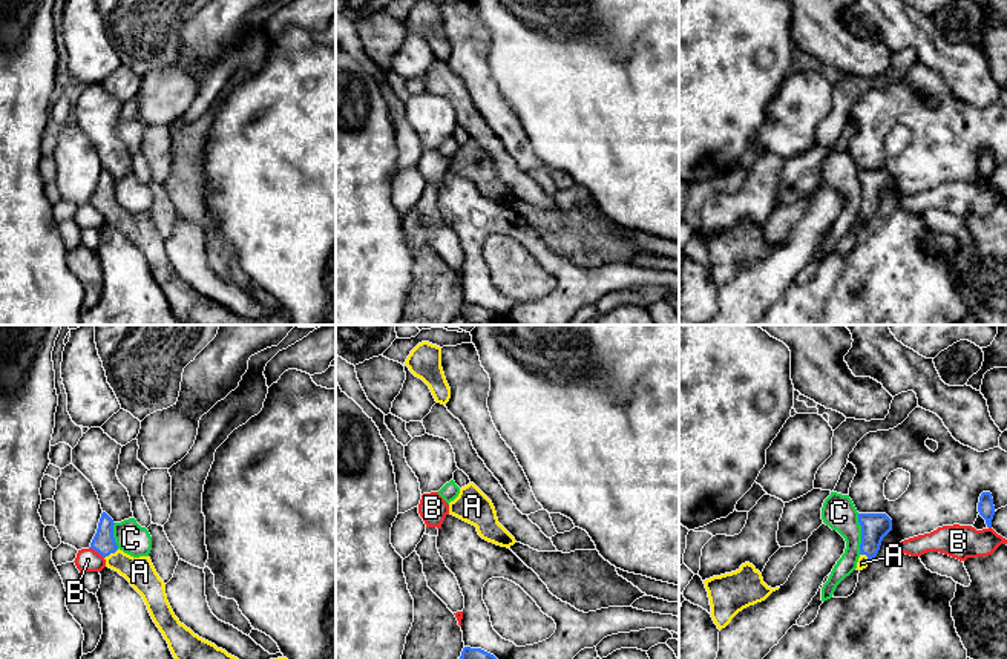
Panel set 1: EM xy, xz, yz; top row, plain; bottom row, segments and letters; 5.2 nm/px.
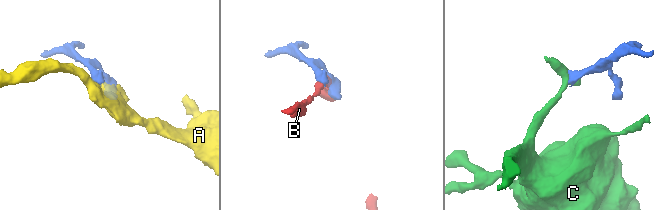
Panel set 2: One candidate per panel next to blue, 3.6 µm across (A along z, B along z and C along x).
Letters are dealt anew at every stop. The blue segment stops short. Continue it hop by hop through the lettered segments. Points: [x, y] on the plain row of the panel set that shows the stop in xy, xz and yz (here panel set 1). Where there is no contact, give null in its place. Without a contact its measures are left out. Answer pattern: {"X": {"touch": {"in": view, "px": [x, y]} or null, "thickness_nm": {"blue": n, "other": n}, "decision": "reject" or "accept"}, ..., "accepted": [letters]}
{"A": {"touch": {"in": "xy", "px": [111, 209]}, "thickness_nm": {"blue": 120, "other": 160}, "decision": "accept"}, "B": {"touch": {"in": "xy", "px": [97, 207]}, "thickness_nm": {"blue": 120, "other": 120}, "decision": "reject"}, "C": {"touch": {"in": "yz", "px": [862, 190]}, "thickness_nm": {"blue": 140, "other": 180}, "decision": "reject"}, "accepted": ["A"]}

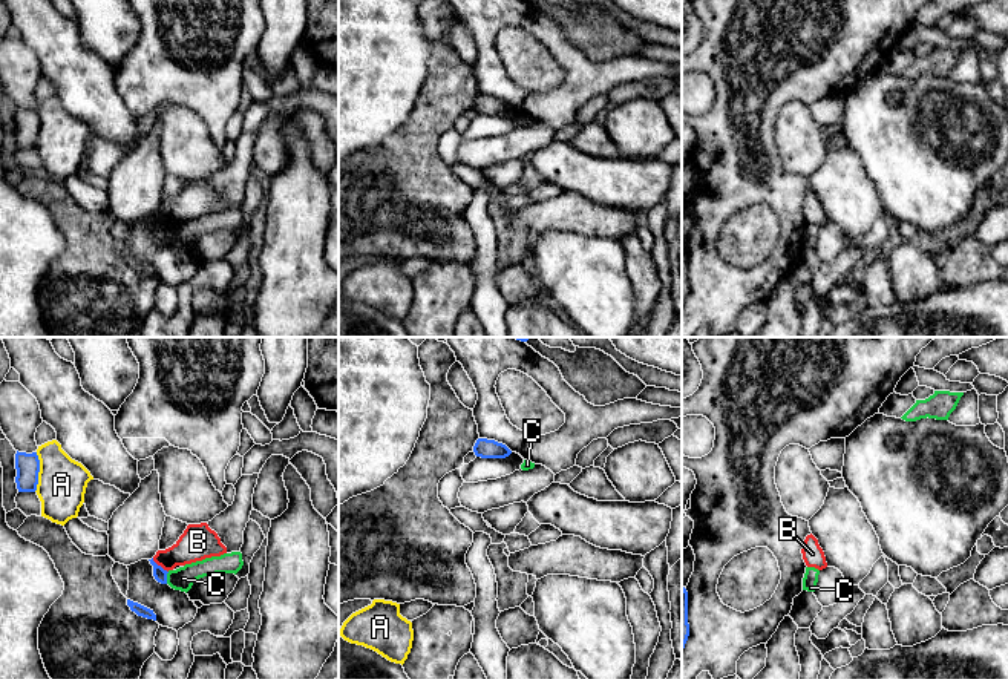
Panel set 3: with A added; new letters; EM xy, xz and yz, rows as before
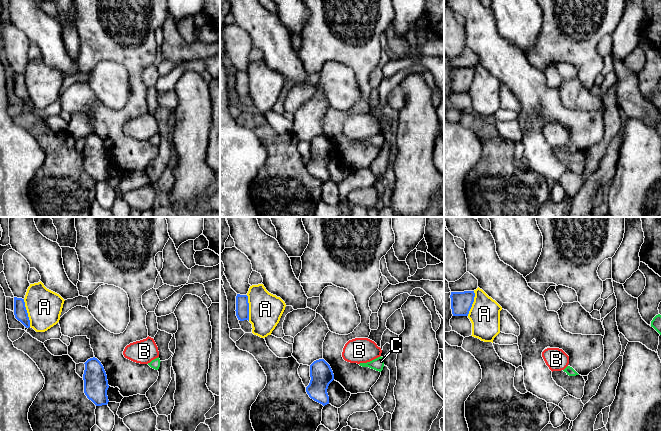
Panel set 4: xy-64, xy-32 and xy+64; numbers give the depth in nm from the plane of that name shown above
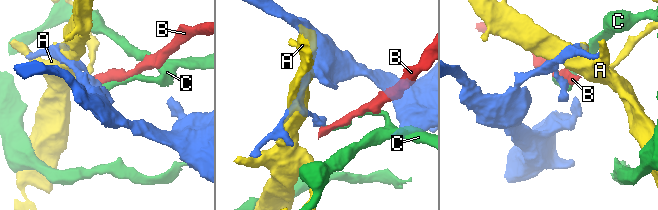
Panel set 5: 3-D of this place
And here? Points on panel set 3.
{"A": {"touch": {"in": "xy", "px": [39, 127]}, "thickness_nm": {"blue": 130, "other": 260}, "decision": "reject"}, "B": {"touch": {"in": "xy", "px": [160, 223]}, "thickness_nm": {"blue": 70, "other": 190}, "decision": "reject"}, "C": {"touch": {"in": "xy", "px": [166, 235]}, "thickness_nm": {"blue": 70, "other": 120}, "decision": "reject"}, "accepted": []}

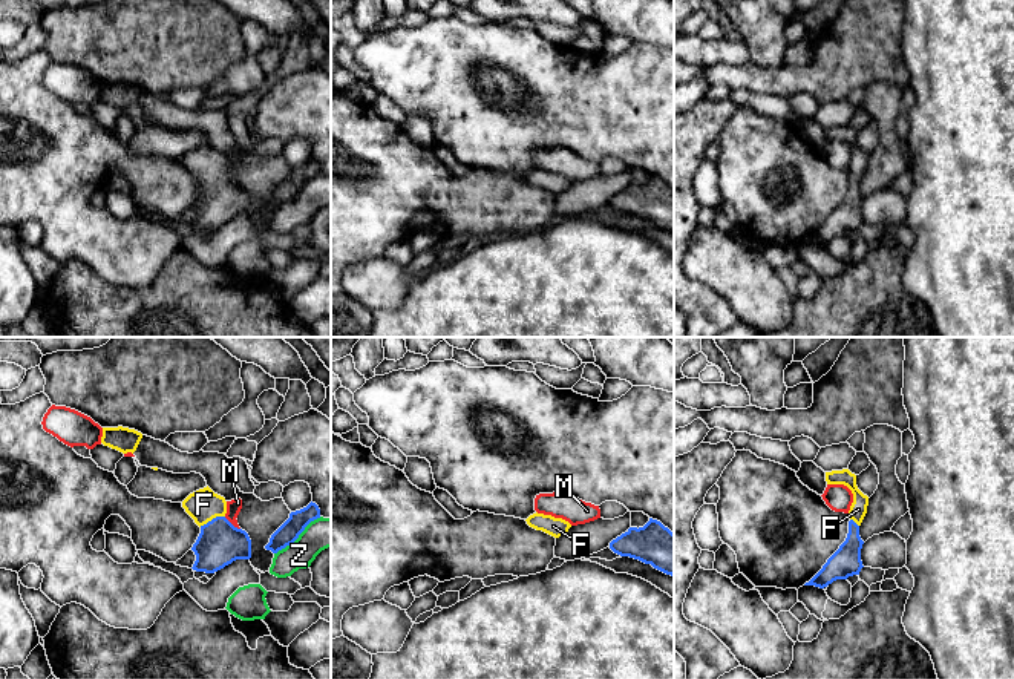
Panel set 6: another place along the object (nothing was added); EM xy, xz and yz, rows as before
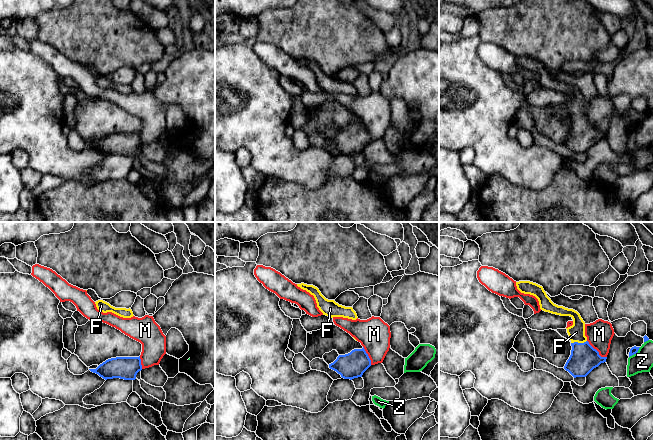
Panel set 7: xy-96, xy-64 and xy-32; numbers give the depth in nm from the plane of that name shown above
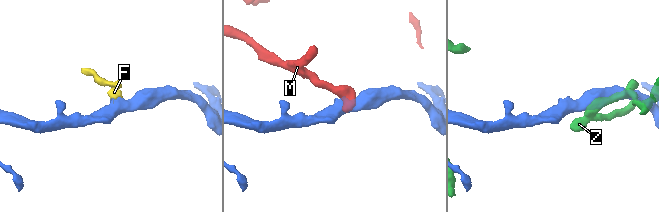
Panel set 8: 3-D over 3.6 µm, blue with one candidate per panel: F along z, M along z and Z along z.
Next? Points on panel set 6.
{"F": {"touch": {"in": "xy", "px": [213, 175]}, "thickness_nm": {"blue": 240, "other": 170}, "decision": "accept"}, "M": {"touch": {"in": "xy", "px": [230, 180]}, "thickness_nm": {"blue": 240, "other": 80}, "decision": "reject"}, "Z": {"touch": {"in": "xy", "px": [297, 193]}, "thickness_nm": {"blue": 110, "other": 160}, "decision": "reject"}, "accepted": ["F"]}

